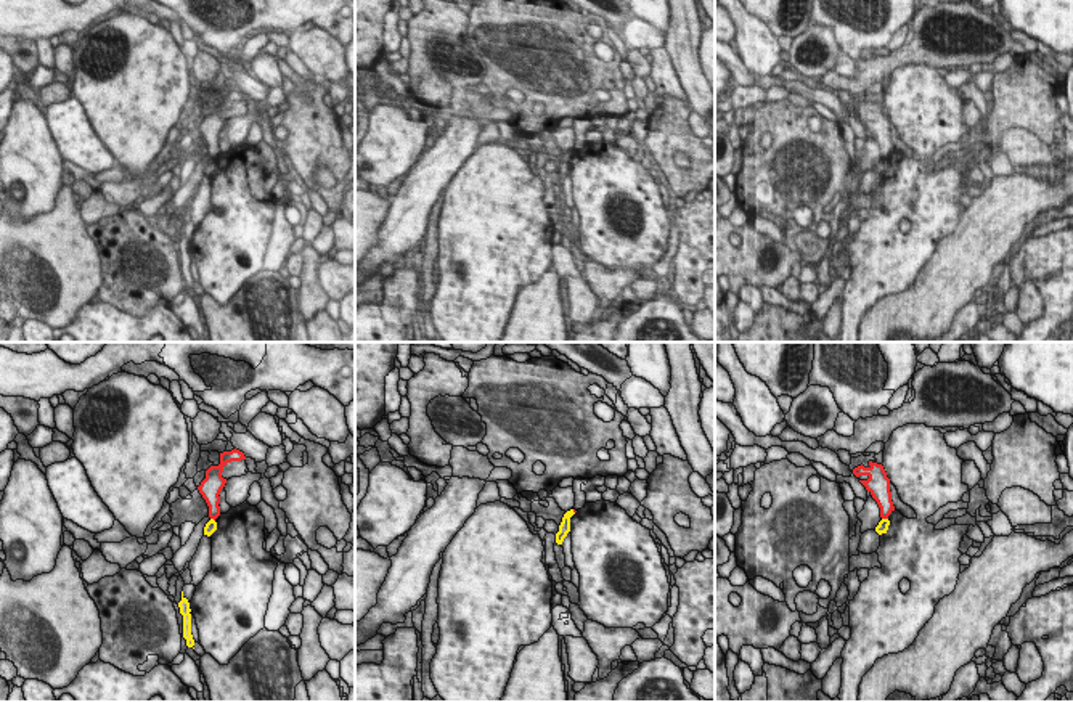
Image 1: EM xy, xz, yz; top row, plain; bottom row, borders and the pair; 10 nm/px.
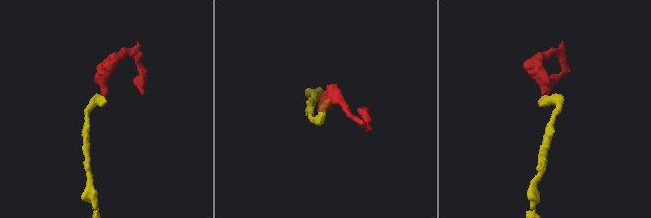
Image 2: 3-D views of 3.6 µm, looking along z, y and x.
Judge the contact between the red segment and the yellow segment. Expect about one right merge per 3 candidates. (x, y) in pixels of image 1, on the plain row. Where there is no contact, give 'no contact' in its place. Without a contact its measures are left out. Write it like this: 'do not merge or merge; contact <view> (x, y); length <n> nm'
do not merge; contact yz (885, 158); length 70 nm

